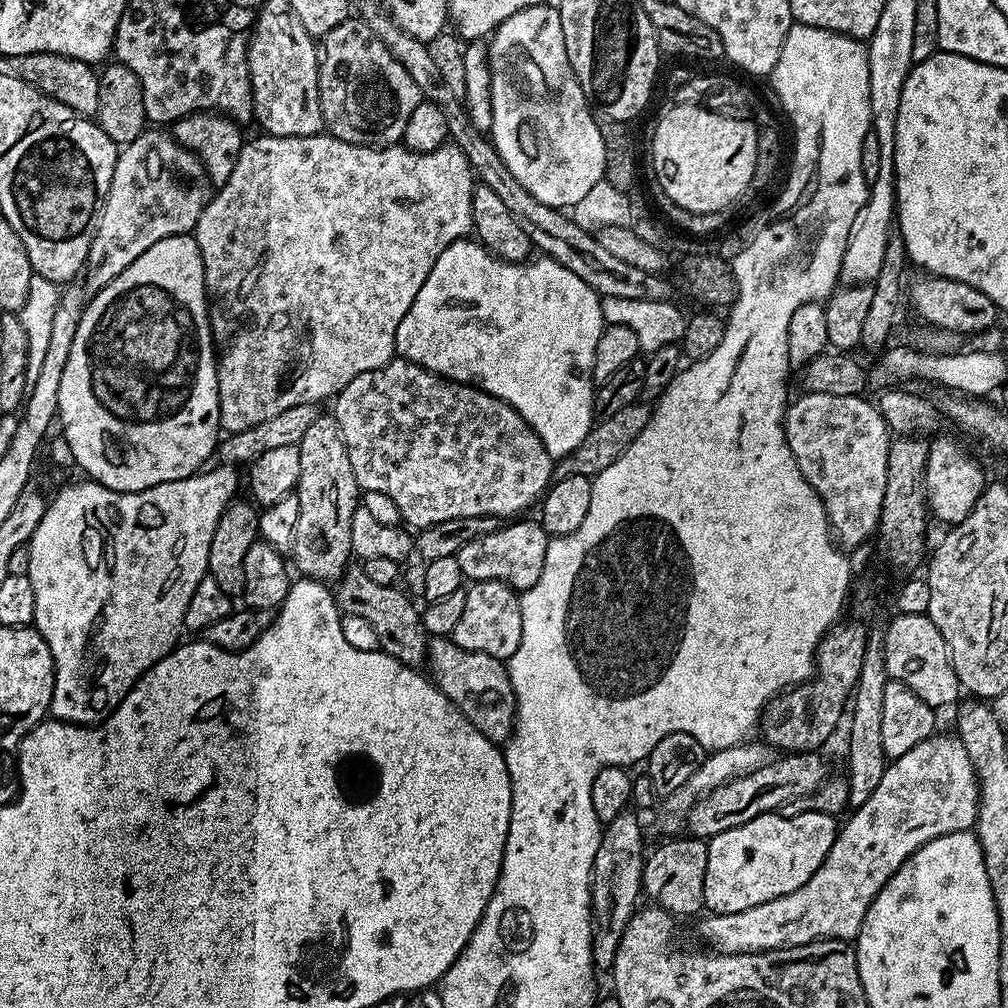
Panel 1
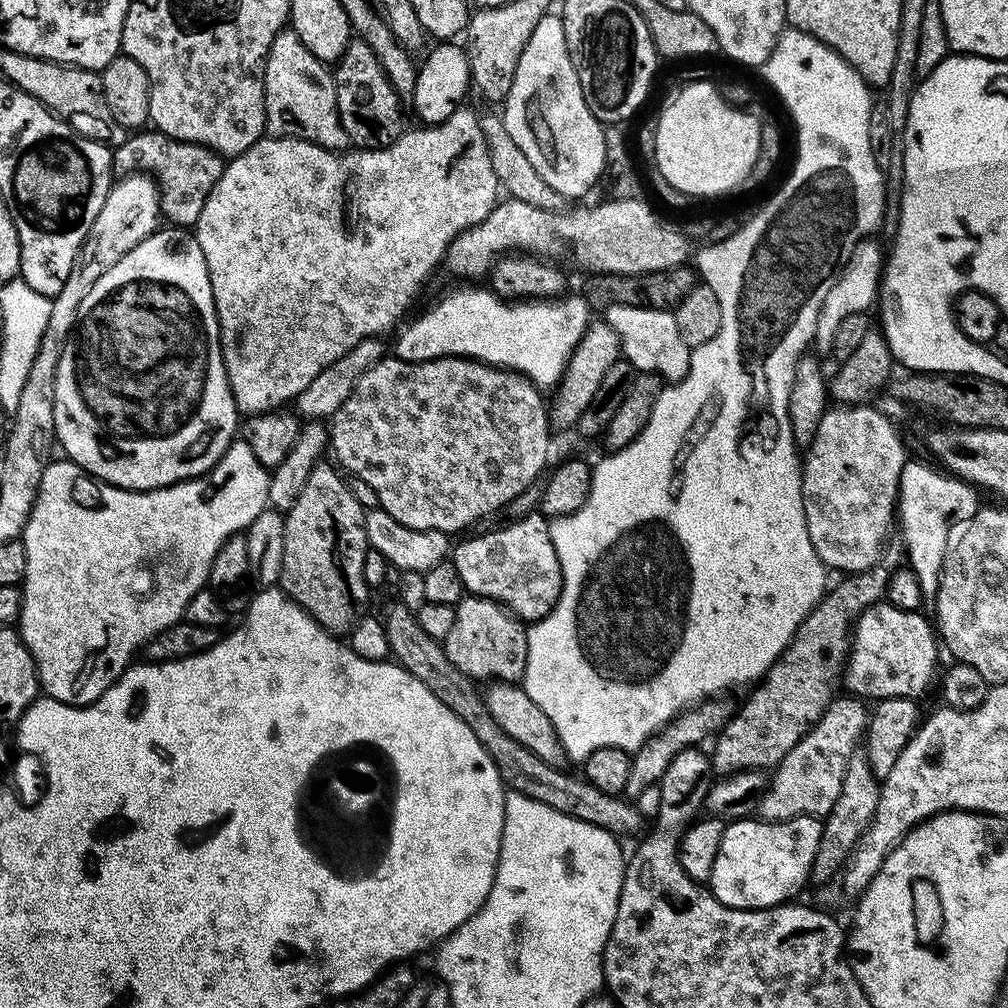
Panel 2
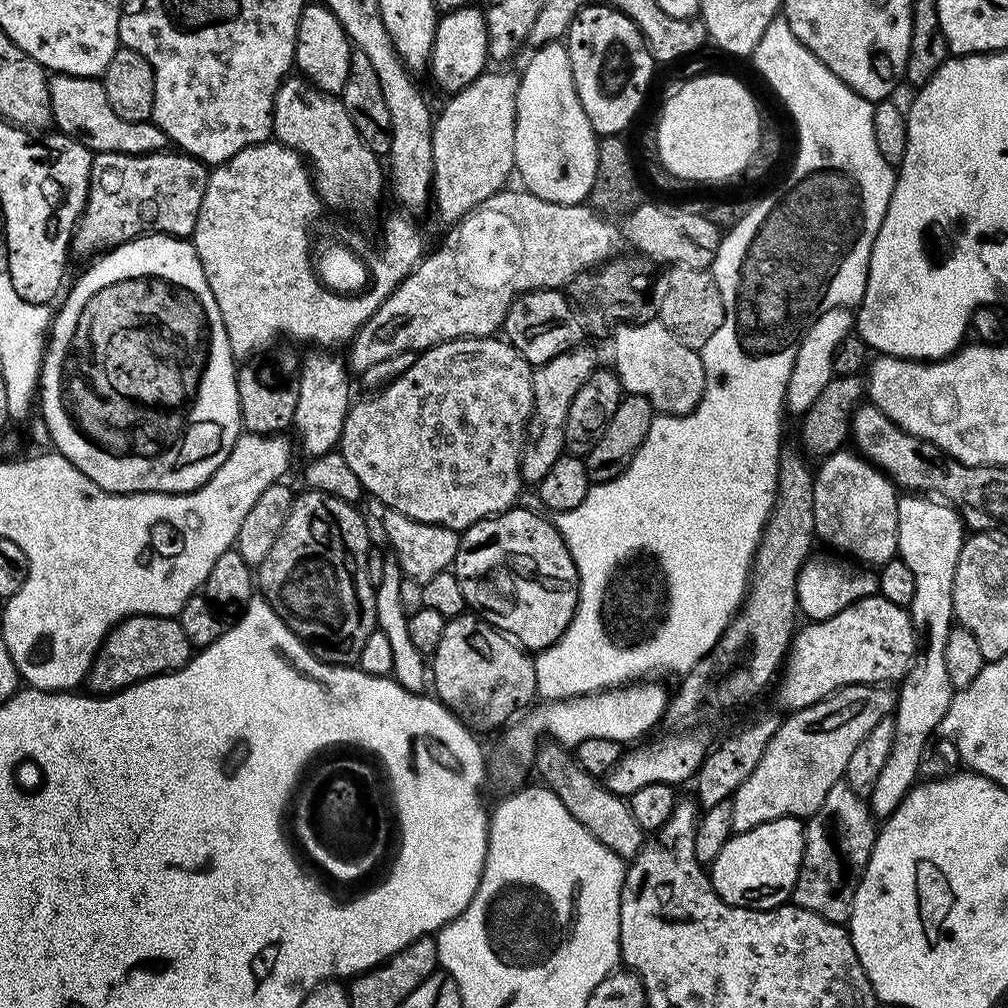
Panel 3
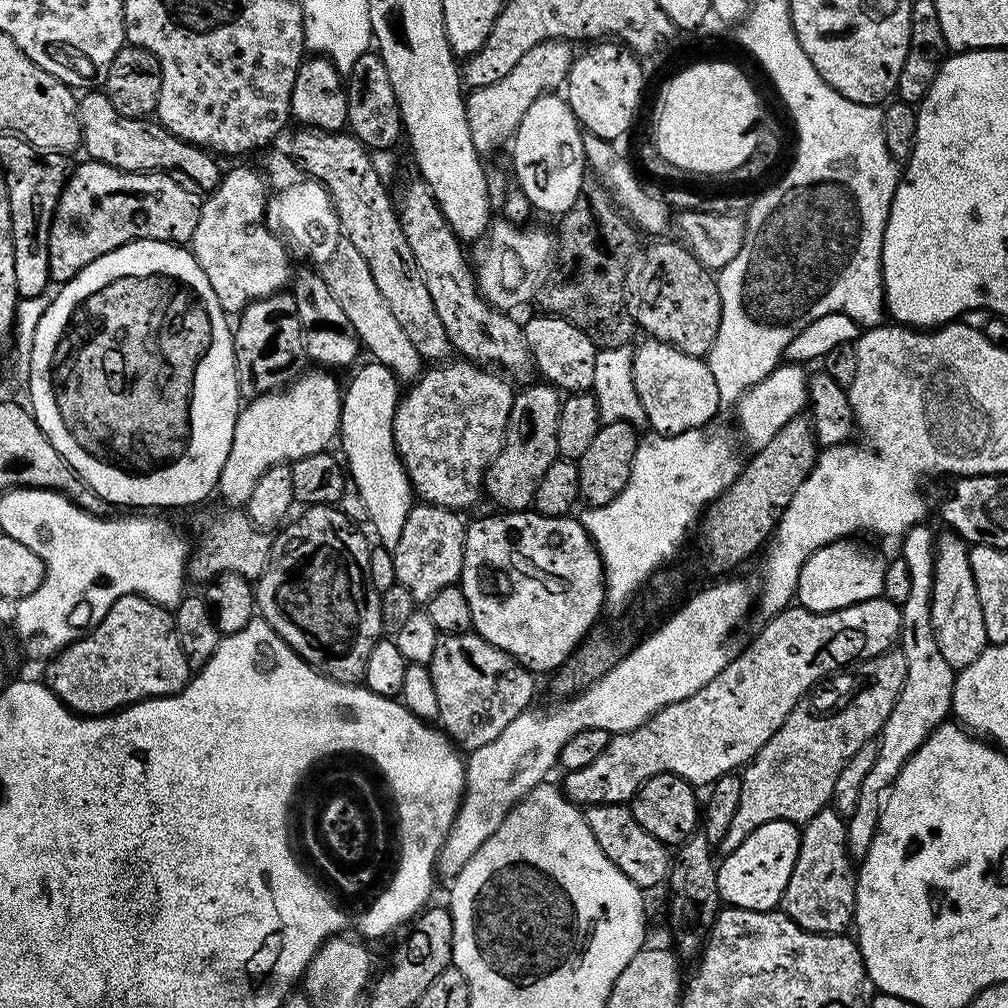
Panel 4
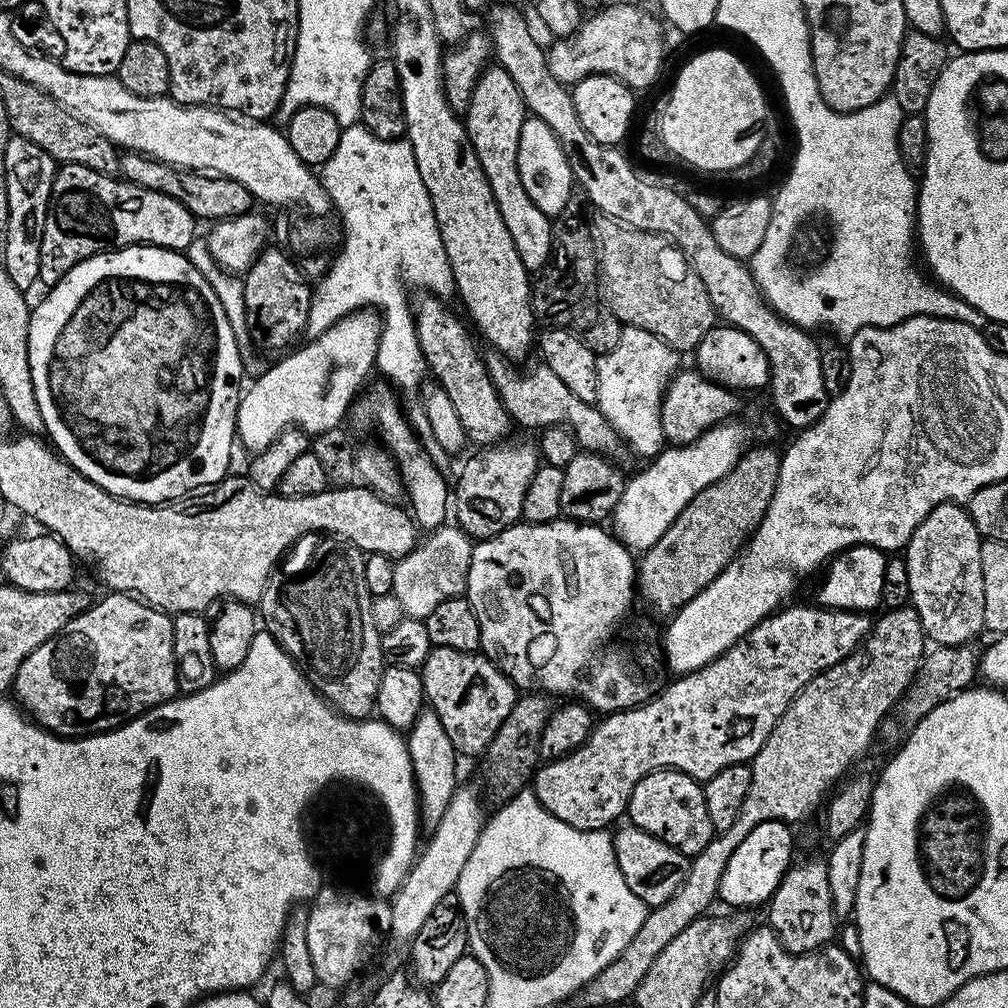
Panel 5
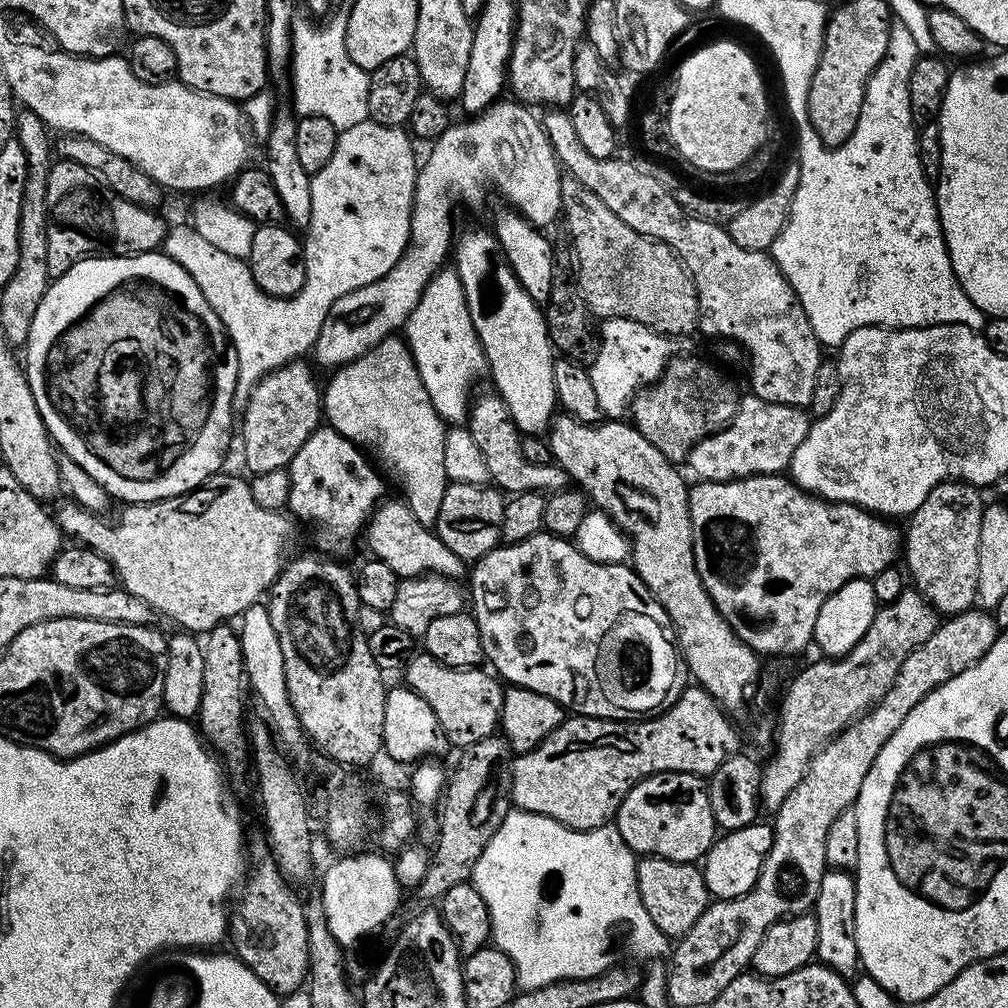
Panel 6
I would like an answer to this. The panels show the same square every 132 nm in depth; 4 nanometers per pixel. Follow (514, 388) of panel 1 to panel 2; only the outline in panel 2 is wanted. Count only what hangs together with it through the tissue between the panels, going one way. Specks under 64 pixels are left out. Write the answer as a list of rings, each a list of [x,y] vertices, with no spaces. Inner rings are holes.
[[[464,286],[448,292],[433,308],[428,308],[413,324],[403,325],[404,333],[396,340],[395,359],[408,360],[411,364],[421,364],[427,360],[437,360],[447,356],[465,356],[467,360],[480,360],[483,364],[493,364],[510,372],[519,372],[541,390],[555,389],[560,383],[564,367],[568,365],[570,354],[578,346],[582,334],[590,323],[590,305],[583,295],[561,295],[559,298],[534,300],[525,298],[509,302],[497,296],[487,287]]]

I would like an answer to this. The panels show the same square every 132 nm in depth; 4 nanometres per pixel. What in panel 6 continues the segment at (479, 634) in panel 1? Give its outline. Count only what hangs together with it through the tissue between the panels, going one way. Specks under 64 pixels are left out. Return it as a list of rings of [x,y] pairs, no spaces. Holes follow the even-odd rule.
[[[423,650],[417,651],[402,670],[403,683],[414,689],[418,698],[423,698],[430,710],[434,710],[438,726],[442,726],[453,749],[466,749],[497,731],[504,705],[504,688],[491,671],[484,671],[483,667],[451,668],[438,662],[438,658],[430,658],[430,654]]]

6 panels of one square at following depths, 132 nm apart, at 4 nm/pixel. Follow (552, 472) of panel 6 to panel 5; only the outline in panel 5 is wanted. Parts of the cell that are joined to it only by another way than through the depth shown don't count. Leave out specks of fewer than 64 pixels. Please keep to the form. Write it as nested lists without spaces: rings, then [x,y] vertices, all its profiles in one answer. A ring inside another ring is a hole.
[[[420,294],[414,300],[416,333],[420,349],[424,355],[427,371],[436,375],[435,383],[450,396],[454,409],[458,412],[467,439],[476,446],[491,446],[501,443],[508,432],[510,417],[502,406],[498,390],[484,364],[482,352],[472,341],[473,333],[463,319],[459,320],[445,301],[434,294]]]

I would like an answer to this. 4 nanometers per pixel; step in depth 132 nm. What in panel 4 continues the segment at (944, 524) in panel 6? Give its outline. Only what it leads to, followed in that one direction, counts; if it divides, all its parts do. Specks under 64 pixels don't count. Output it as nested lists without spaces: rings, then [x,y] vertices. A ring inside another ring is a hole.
[[[951,530],[937,535],[934,540],[934,559],[932,562],[932,601],[930,602],[930,622],[934,626],[934,638],[938,642],[938,650],[942,650],[942,658],[950,662],[957,670],[970,666],[978,654],[988,647],[986,622],[982,618],[982,602],[978,602],[978,586],[974,582],[974,574],[970,570],[970,548],[961,536]]]

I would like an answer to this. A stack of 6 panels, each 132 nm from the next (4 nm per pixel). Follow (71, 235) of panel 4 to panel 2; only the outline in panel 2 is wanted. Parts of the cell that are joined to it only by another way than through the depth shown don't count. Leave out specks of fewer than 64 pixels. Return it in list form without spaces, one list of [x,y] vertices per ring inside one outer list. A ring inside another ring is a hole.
[[[140,130],[129,135],[122,143],[115,145],[112,154],[112,171],[117,177],[133,174],[147,174],[160,189],[160,210],[169,225],[185,230],[191,229],[210,198],[210,190],[222,178],[225,157],[207,148],[205,144],[191,144],[189,140],[179,140],[164,132]]]

